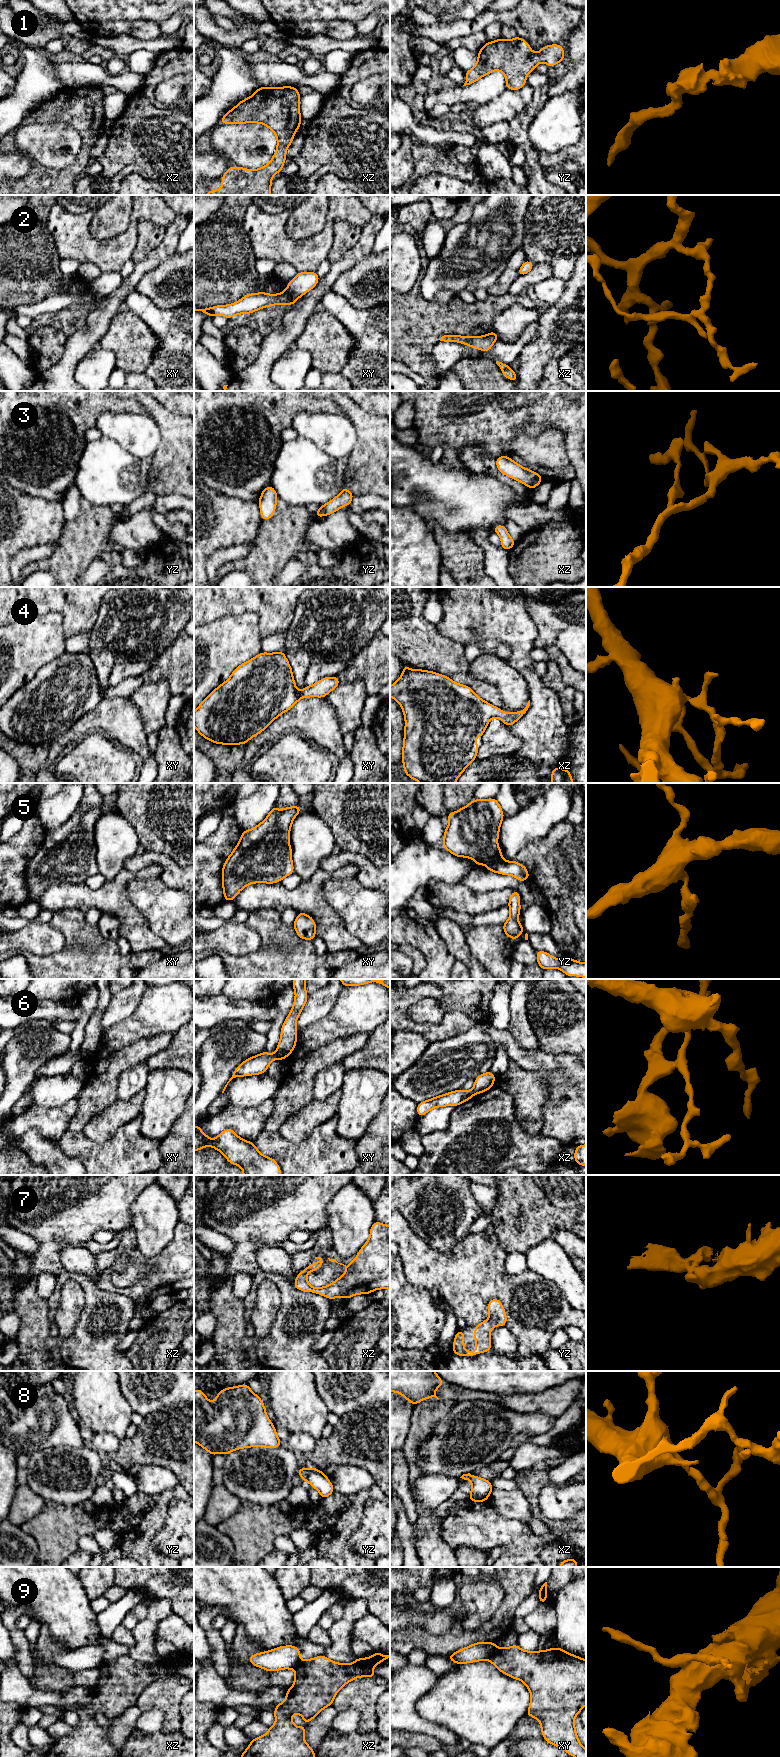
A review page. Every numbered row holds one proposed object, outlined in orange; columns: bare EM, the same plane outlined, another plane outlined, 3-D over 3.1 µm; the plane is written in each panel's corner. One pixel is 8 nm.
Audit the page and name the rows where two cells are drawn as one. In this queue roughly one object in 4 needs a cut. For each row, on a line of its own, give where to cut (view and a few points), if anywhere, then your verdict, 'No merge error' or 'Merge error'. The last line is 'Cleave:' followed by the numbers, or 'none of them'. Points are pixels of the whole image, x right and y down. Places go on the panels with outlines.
1: No split. No merge error
2: Split along xy (286, 290), (299, 296). Merge error
3: No split. No merge error
4: No split. No merge error
5: No split. No merge error
6: Split along xy (275, 1053), (276, 1057). Merge error
7: No split. No merge error
8: No split. No merge error
9: Split along xy (496, 1647), (488, 1659). Merge error
Cleave: 2, 6, 9

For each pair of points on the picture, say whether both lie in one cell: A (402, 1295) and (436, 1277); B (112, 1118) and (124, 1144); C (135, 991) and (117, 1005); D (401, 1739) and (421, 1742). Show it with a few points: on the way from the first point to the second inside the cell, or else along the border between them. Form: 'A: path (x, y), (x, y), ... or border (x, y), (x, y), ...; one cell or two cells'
A: border (404, 1267), (405, 1278), (426, 1289), (435, 1302); two cells
B: border (137, 1117), (121, 1125), (106, 1140), (96, 1141); two cells
C: path (131, 995), (121, 1005); one cell
D: path (406, 1740), (416, 1740); one cell

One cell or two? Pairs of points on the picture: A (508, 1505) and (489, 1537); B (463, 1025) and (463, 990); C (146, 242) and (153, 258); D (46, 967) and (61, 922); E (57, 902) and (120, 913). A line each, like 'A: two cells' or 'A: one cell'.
A: two cells
B: two cells
C: two cells
D: one cell
E: one cell

